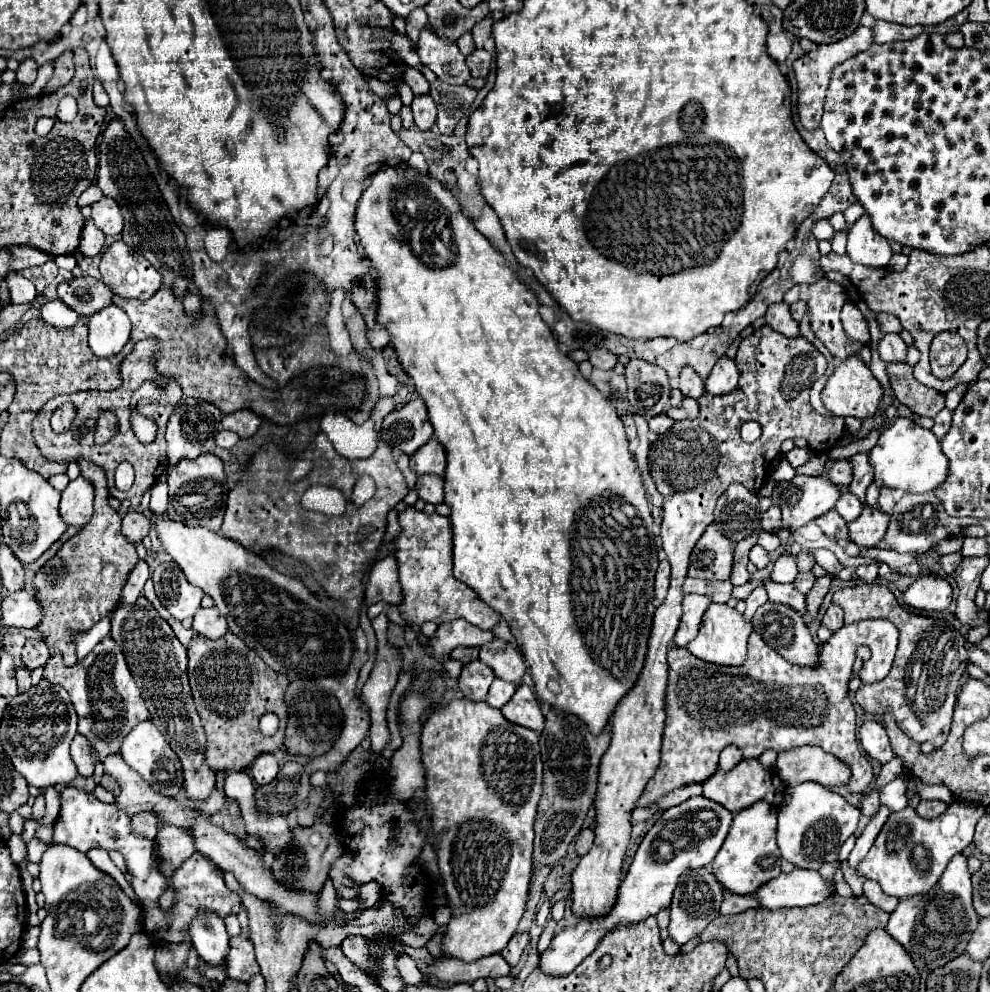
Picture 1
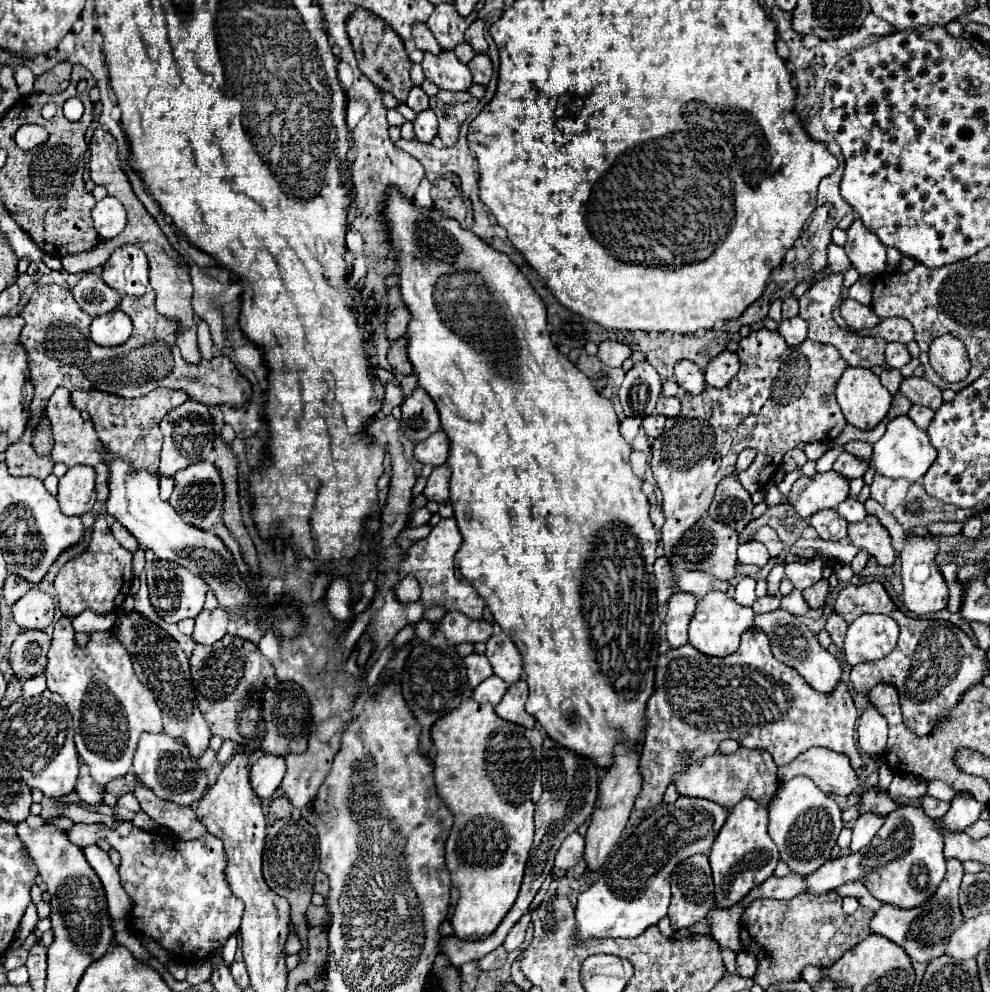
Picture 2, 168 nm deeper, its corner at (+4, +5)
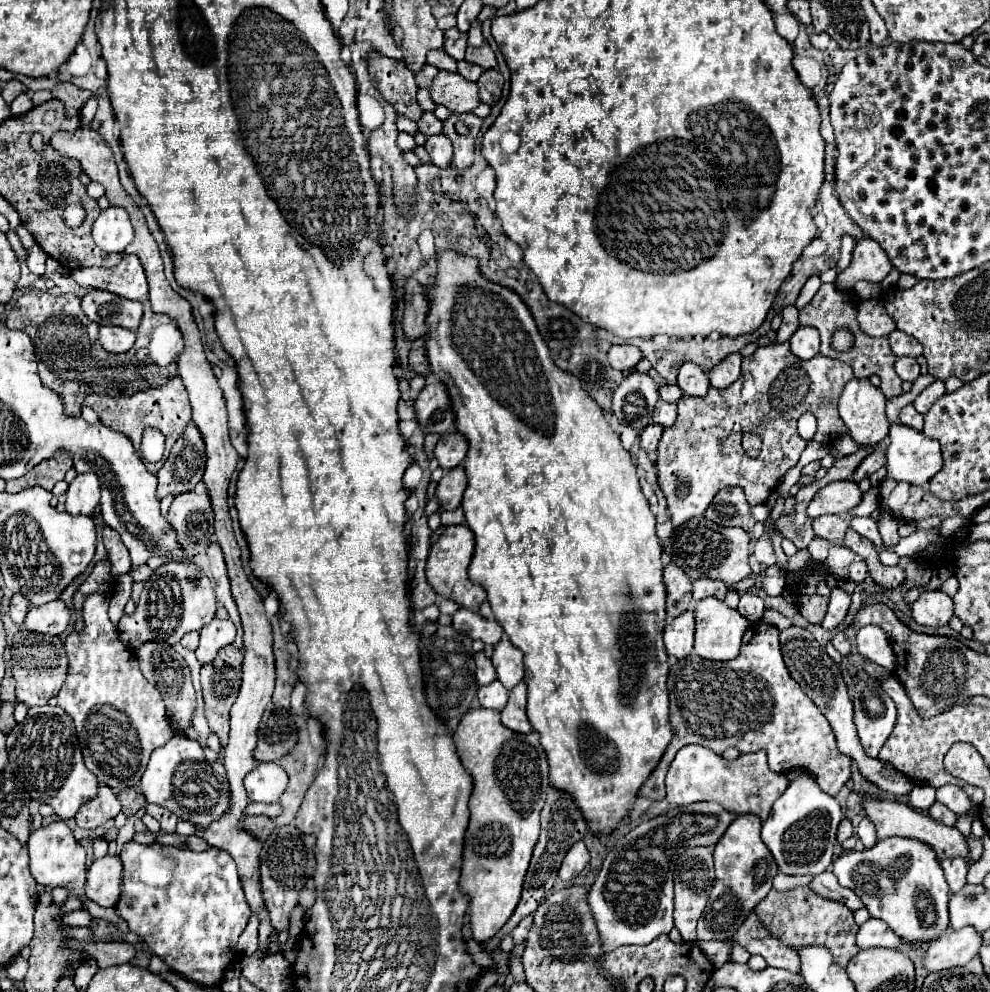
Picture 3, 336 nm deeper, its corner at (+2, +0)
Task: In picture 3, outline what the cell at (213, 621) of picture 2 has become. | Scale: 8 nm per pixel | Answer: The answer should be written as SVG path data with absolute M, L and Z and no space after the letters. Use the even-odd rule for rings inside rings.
M220 619L210 621L210 625L206 625L200 633L196 659L202 665L210 665L222 647L234 643L234 637L236 637L236 627L232 621L220 621Z

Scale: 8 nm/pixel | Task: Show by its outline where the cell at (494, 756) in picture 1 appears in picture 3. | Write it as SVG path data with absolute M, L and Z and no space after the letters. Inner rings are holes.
M484 707L470 709L462 717L454 733L454 743L462 765L470 771L474 779L474 791L470 797L472 817L466 831L460 889L470 897L472 935L480 943L480 941L490 941L504 927L504 923L510 919L510 915L514 913L520 901L524 875L528 871L530 857L540 833L540 811L544 807L542 797L546 797L546 789L548 789L548 781L546 781L548 765L546 765L546 753L542 753L542 745L538 741L538 733L534 731L528 735L514 733L500 723L498 711L490 711Z

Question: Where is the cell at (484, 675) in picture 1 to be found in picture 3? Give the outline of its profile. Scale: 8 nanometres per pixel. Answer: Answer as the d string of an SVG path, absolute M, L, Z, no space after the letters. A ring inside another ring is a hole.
M476 653L476 681L480 687L496 681L496 669L484 653Z

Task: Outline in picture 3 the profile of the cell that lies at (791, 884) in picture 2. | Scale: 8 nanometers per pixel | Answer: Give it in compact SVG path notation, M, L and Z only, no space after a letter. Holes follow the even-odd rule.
M824 871L820 875L814 877L814 881L808 885L810 889L814 889L814 893L826 897L826 899L832 899L832 901L840 901L844 903L848 909L856 911L862 907L862 901L858 899L858 895L846 887L842 887L838 883L838 879L834 877L832 871Z

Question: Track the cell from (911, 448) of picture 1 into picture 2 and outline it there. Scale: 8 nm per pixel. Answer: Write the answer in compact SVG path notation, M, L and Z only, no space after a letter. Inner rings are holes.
M896 416L888 422L888 428L884 436L874 444L874 456L872 456L872 466L876 468L878 474L886 478L902 478L908 482L920 482L922 476L928 472L932 462L936 460L936 448L932 446L926 430L918 428L908 416Z

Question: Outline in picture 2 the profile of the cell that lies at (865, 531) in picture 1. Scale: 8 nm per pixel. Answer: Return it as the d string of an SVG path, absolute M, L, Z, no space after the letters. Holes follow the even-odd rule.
M866 516L862 522L848 524L848 538L854 546L868 550L868 554L872 554L882 566L892 564L896 558L896 550L890 544L890 534L876 516Z

